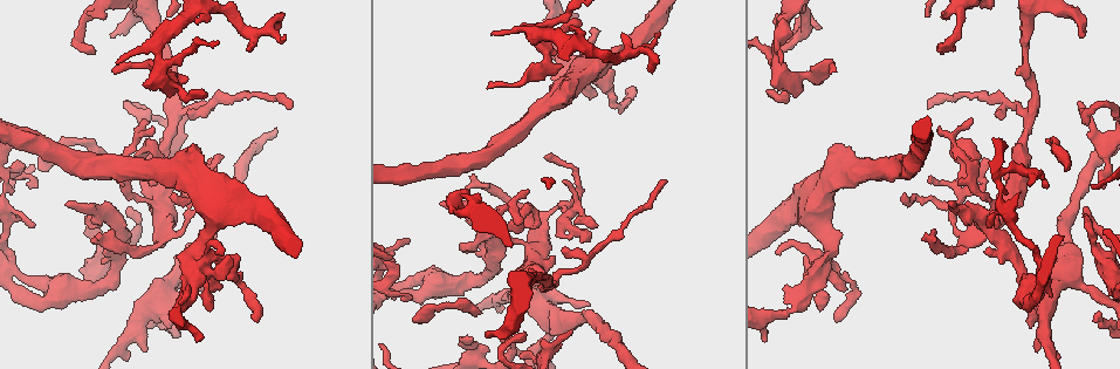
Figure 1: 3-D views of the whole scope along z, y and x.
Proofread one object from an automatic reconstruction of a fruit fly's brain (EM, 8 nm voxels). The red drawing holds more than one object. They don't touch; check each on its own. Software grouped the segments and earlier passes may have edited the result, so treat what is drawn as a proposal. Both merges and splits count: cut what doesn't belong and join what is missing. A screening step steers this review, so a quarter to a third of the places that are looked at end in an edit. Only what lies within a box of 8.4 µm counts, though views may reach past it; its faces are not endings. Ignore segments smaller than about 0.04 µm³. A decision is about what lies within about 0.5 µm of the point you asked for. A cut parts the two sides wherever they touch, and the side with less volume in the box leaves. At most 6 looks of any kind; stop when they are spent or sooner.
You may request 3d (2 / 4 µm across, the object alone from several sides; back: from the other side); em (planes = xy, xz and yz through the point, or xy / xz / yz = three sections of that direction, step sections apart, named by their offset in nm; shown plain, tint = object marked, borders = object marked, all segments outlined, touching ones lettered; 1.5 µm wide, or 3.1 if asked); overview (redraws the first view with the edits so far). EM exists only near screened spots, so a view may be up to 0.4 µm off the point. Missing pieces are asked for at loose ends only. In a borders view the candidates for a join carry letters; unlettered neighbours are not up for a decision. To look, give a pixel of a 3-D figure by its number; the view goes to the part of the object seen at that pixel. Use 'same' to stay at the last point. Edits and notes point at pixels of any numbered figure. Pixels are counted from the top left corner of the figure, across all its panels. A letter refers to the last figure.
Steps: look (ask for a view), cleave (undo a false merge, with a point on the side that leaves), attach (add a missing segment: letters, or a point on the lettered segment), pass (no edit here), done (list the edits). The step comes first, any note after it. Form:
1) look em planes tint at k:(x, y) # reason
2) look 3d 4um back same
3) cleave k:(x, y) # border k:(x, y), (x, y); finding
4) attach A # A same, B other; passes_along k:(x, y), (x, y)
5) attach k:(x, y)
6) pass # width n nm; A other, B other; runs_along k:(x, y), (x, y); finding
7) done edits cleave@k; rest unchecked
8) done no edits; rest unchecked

look 3d 4um at 1:(277, 28) # free end

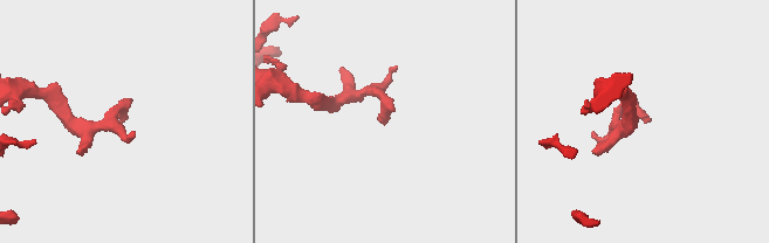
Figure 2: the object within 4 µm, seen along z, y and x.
look em xz step 8 tint at 2:(385, 122) # shape alone is not enough

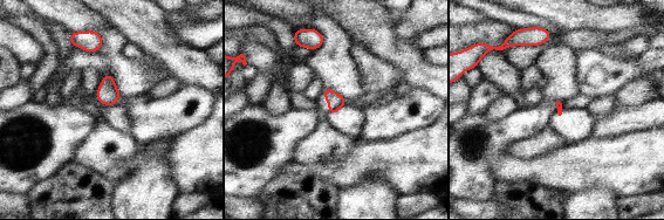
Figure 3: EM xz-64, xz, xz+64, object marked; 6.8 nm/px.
look em xy step 8 borders same # another direction

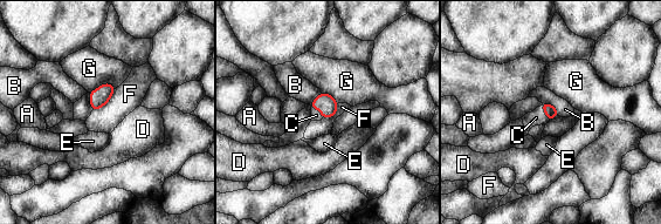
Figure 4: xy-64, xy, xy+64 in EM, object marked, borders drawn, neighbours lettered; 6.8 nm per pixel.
attach C # A other, B other, C same, D other, E other, F other, G other; passes_along 4:(324, 102), (318, 109), (316, 115); the neuron continues

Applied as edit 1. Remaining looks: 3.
look overview # redraw

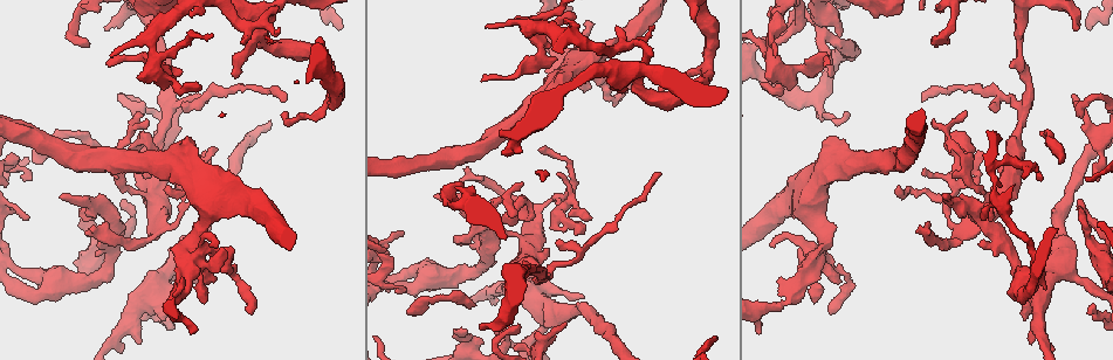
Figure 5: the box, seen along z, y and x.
look em planes plain at 5:(586, 217) # thin end

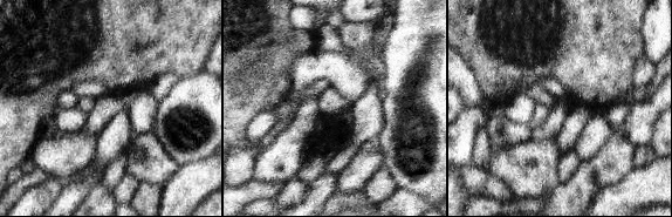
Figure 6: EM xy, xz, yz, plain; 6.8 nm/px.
look em planes borders same

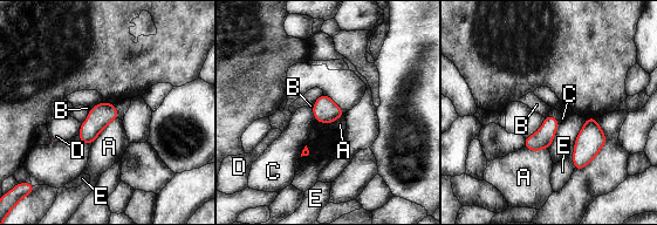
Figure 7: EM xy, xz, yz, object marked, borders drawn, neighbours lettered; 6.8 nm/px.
pass # width 110 nm; A other, B other, C other, D other, E other; border 7:(117, 117), (91, 143); no lettered segment goes on from it

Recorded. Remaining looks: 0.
done edits attach@4; rest unchecked

